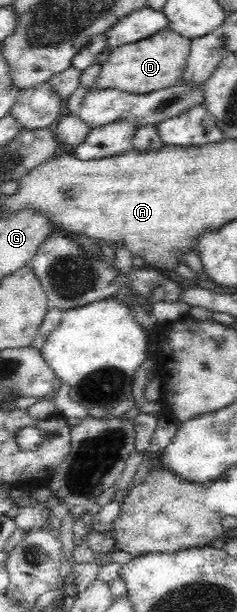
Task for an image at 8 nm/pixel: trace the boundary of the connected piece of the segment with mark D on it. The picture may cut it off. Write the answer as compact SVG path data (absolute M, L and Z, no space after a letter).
M164 28L146 39L117 47L111 50L108 59L101 65L94 86L100 89L119 89L132 95L172 87L182 81L190 46L191 40L170 28Z

